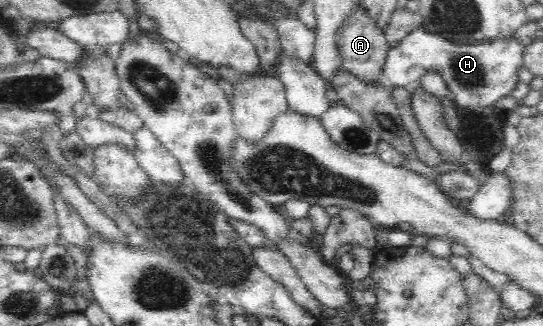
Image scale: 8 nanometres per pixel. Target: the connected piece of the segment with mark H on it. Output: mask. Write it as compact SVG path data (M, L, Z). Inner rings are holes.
M419 28L390 48L384 65L383 78L392 90L408 88L428 73L438 73L449 86L450 98L461 109L485 108L508 95L513 95L520 82L519 70L524 67L524 46L515 36L497 38L493 42L465 43L450 42L439 34Z

